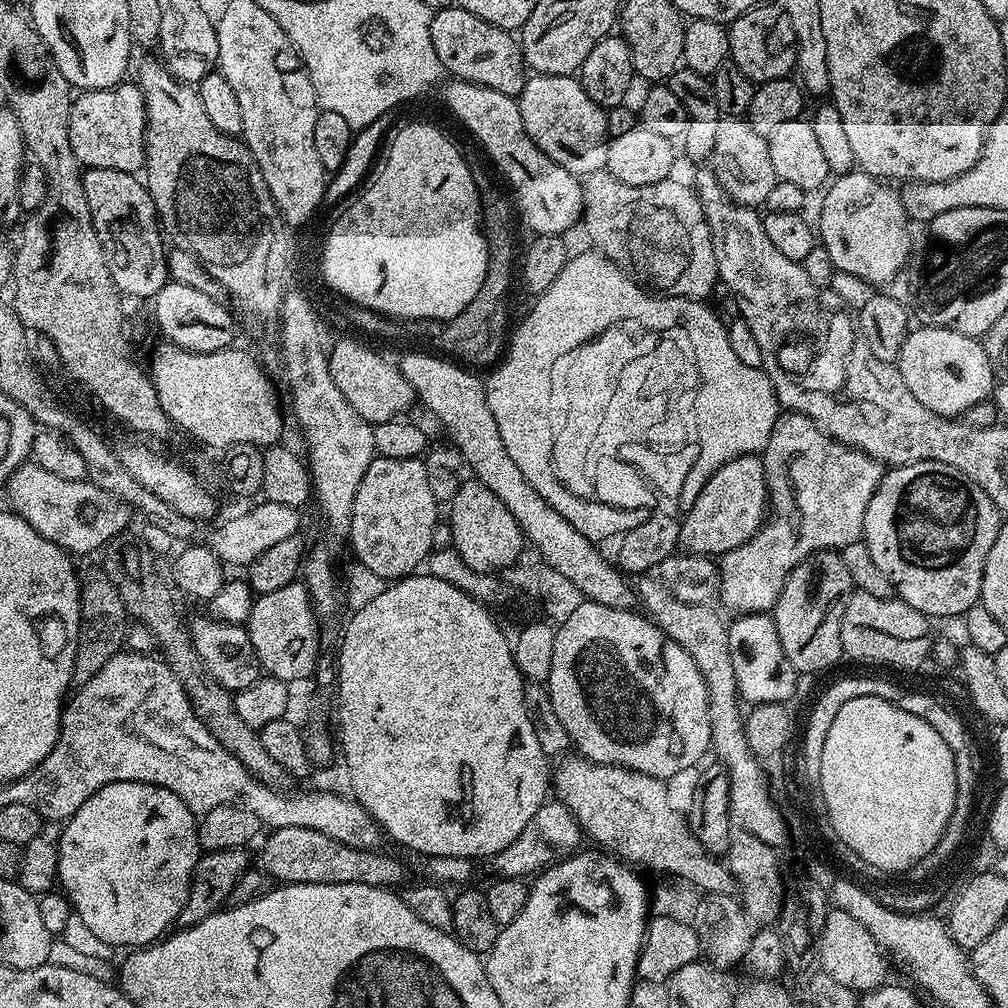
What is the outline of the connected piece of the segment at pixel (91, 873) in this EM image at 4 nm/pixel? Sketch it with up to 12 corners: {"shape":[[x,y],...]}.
{"shape":[[102,786],[58,836],[58,884],[104,944],[179,921],[197,813]]}

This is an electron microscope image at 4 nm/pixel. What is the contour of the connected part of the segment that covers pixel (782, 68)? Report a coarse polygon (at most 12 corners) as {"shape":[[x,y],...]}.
{"shape":[[779,3],[728,28],[731,63],[757,85],[796,66],[796,35]]}

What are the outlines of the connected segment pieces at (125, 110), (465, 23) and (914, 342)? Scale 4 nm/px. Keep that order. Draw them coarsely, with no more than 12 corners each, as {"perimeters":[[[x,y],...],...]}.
{"perimeters":[[[137,83],[79,93],[68,124],[81,167],[137,173]],[[459,6],[433,11],[449,77],[519,97],[526,65],[509,29]],[[913,327],[898,367],[910,394],[939,416],[989,399],[983,343]]]}

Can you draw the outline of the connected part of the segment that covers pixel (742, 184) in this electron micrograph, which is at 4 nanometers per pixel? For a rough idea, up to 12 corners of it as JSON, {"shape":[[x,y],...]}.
{"shape":[[719,121],[710,171],[736,204],[767,205],[777,182],[767,135]]}

